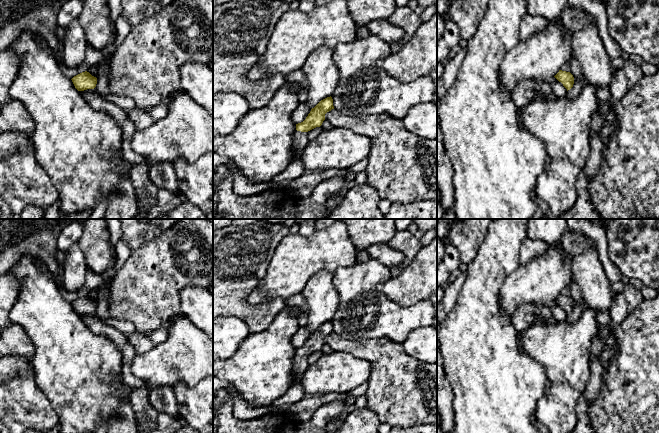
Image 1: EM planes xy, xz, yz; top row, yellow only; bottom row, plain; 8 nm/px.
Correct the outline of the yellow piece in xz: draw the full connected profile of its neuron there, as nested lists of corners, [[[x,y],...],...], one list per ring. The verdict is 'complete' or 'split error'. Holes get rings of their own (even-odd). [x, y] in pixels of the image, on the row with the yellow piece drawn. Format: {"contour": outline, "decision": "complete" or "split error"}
{"contour": [[[330,96],[321,100],[314,108],[312,108],[303,122],[296,124],[296,131],[294,133],[296,158],[300,158],[309,142],[306,133],[316,127],[320,127],[325,120],[325,114],[332,109],[334,109],[333,99]]], "decision": "split error"}

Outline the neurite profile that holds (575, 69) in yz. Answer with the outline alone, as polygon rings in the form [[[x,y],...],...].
[[[575,58],[570,60],[569,67],[570,67],[570,73],[574,77],[574,84],[573,84],[573,87],[567,91],[566,96],[568,98],[575,98],[579,95],[579,93],[583,87],[583,84],[579,80],[579,78],[582,74],[582,71],[581,71],[580,63]]]

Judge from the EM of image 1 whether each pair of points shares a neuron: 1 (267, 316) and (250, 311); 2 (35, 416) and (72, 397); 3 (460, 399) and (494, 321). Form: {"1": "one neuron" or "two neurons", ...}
{"1": "one neuron", "2": "two neurons", "3": "one neuron"}

